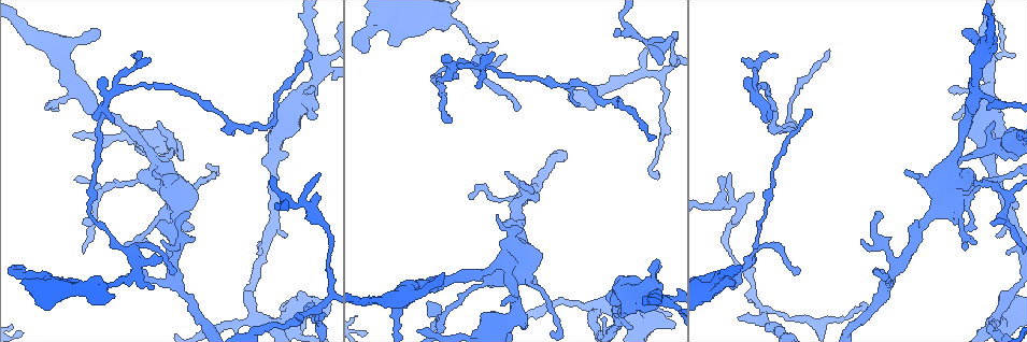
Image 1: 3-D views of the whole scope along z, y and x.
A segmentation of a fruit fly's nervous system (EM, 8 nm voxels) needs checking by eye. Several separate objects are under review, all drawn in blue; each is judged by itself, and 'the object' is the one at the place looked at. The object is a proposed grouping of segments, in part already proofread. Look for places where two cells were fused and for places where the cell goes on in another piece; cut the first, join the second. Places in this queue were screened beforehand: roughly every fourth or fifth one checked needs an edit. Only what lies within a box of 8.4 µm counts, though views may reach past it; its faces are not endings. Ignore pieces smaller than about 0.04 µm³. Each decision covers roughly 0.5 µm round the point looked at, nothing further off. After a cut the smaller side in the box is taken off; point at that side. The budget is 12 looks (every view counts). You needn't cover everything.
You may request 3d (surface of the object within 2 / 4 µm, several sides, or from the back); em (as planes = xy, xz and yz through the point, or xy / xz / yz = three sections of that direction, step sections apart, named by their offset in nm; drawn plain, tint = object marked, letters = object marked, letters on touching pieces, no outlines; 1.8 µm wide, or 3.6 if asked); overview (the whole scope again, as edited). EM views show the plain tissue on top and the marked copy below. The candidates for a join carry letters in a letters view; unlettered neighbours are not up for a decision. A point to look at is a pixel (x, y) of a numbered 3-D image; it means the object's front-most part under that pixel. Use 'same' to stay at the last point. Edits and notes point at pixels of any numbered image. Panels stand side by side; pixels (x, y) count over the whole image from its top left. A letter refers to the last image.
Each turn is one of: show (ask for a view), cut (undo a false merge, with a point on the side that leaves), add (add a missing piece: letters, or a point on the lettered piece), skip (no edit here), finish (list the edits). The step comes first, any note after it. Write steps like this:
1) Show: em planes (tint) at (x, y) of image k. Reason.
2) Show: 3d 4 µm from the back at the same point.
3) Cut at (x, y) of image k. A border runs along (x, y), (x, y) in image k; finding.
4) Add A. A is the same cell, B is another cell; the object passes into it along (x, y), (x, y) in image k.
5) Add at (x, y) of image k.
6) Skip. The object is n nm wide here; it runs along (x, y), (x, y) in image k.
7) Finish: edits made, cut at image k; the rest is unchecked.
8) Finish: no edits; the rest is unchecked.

Show: em planes (letters) at (733, 285) of image 1. Stops while still wide.

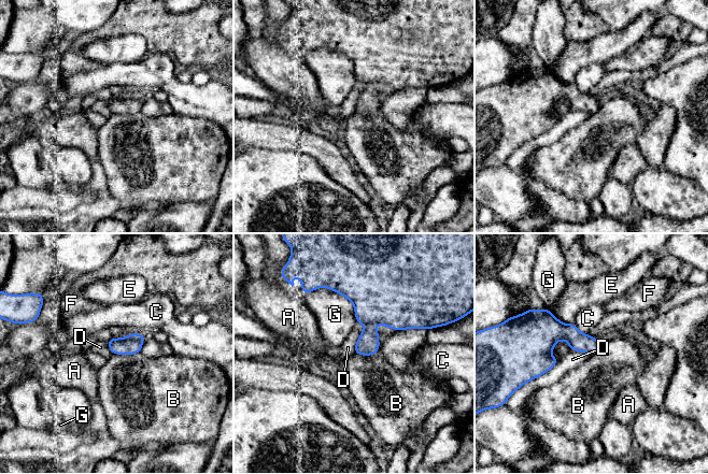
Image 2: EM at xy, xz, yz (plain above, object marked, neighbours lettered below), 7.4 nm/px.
Skip. A, B, C, D, E, F and G are other cells; a border runs along (396, 330), (354, 354) in image 2; no lettered piece goes on from it.

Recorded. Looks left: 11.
Show: 3d 2 µm at (375, 299) of image 1. Calibre changes.

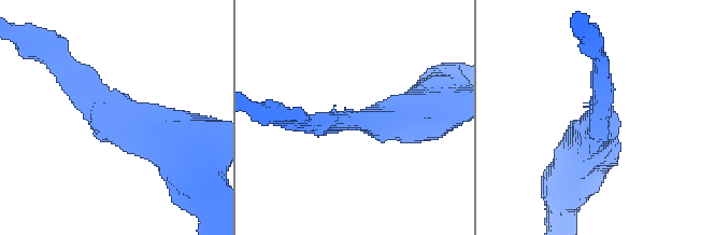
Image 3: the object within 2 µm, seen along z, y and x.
Show: em planes (tint) at (598, 107) of image 3. The arms are 170, 420 nm wide.

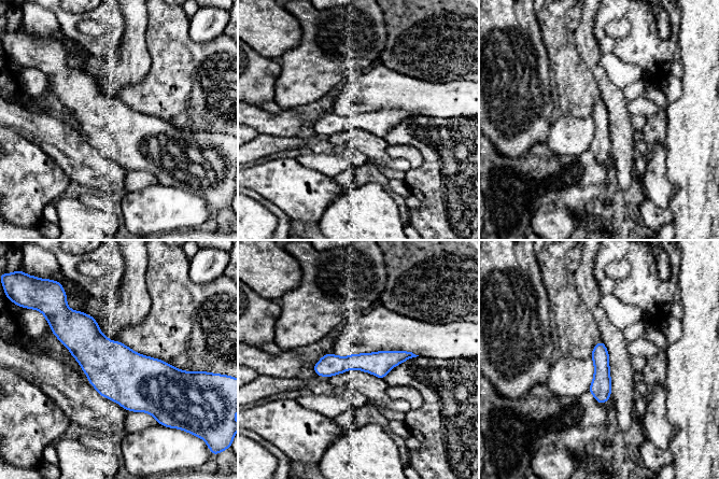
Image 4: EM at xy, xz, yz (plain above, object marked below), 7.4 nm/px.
Show: em planes (letters) at the same point. See the neighbours.

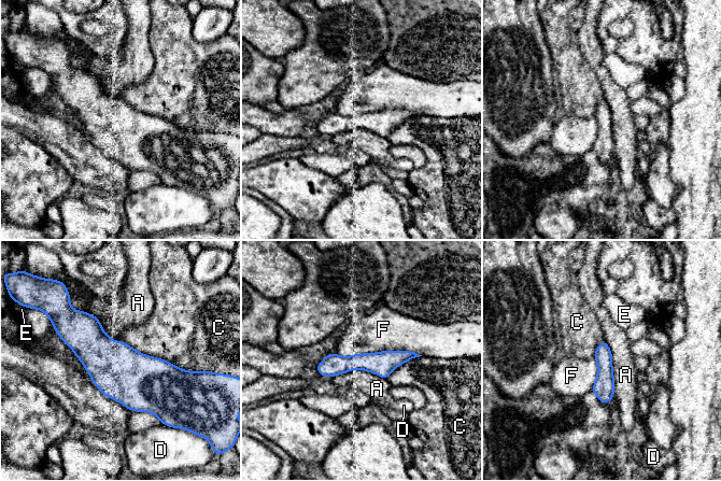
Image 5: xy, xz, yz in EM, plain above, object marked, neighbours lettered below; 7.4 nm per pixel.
Skip. The object is 140 nm wide here; the longest contact is with F, 650 nm; A, C, D, E and F are other cells; continuous, no second cell.

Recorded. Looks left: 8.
Show: 3d 2 µm at (98, 33) of image 1. An open end.

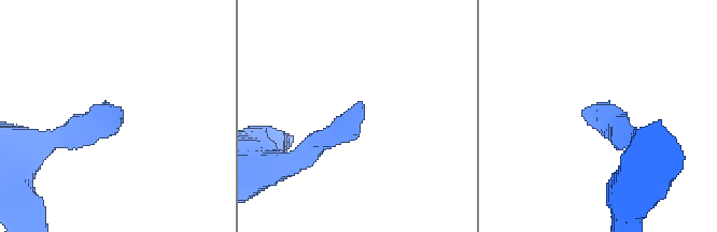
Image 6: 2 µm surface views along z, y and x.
Show: em planes (tint) at (583, 112) of image 6. Need the tissue.

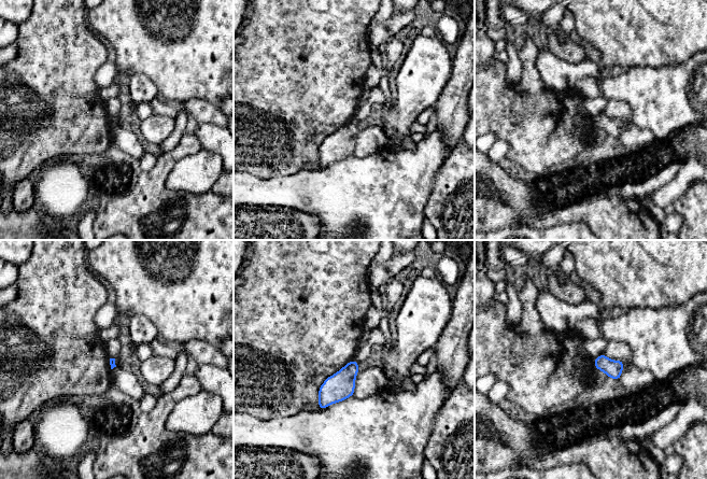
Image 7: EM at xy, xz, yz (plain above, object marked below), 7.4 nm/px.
Show: em planes (letters) at the same point. What lies round it.

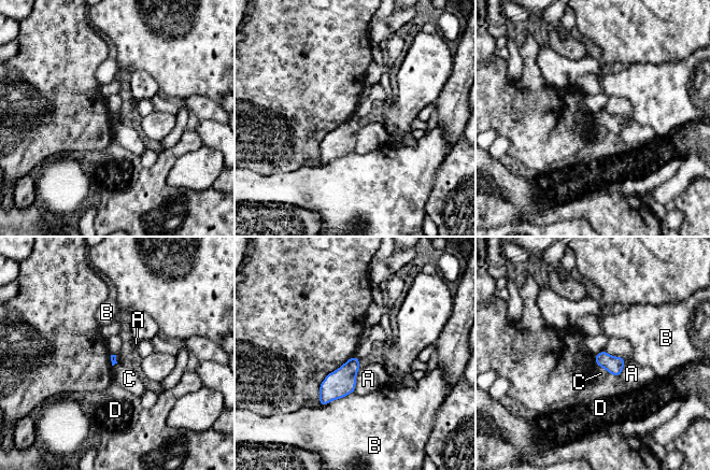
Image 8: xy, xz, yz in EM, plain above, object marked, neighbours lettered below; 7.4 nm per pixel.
Skip. A, B, C and D are other cells; a border runs along (595, 362), (608, 372) in image 8; no lettered piece goes on from it.

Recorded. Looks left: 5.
Show: em 3.6 µm xy step 16 (tint) at (1004, 326) of image 1. Four or more arms meet.

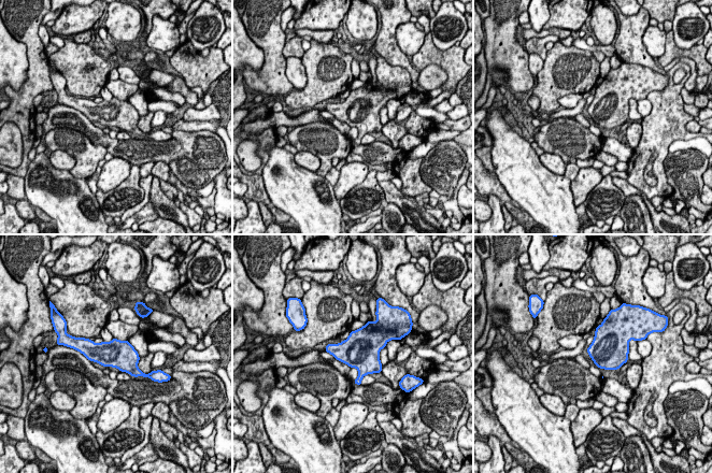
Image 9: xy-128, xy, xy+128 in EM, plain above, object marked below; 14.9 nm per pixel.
Show: em 3.6 µm planes (letters) at the same point. Another direction.

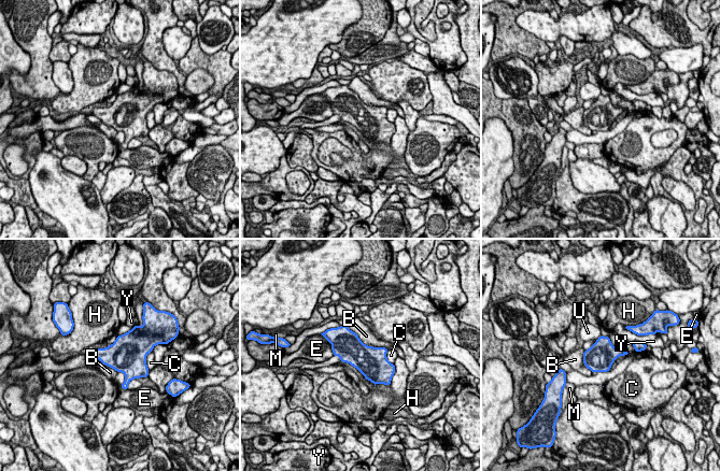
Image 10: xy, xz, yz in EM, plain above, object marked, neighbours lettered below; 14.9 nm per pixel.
Skip. The object is 420 nm wide here; B, C, E, H, M, U and Y are other cells; a border runs along (347, 326), (365, 344), (387, 348) in image 10; all the same cell.

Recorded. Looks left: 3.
Show: em planes (letters) at (645, 48) of image 1. Branch stops here.

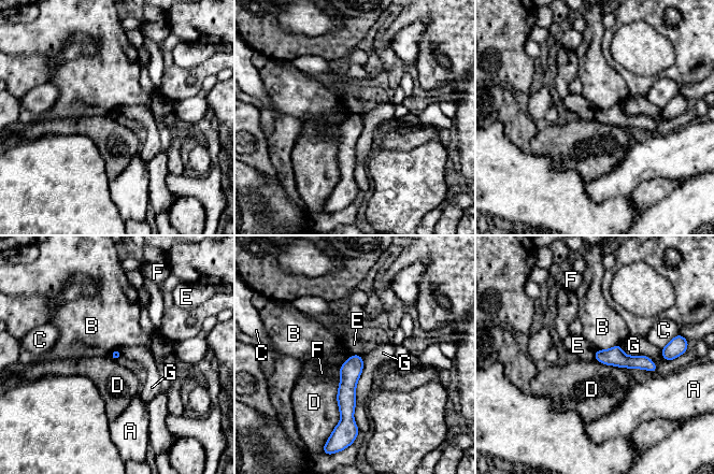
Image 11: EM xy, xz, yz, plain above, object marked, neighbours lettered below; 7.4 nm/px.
Skip. A, B, C, D, E, F and G are other cells; a border runs along (352, 354), (359, 355) in image 11; none of them fits.

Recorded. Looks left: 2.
Finish: no edits; the rest is unchecked.

